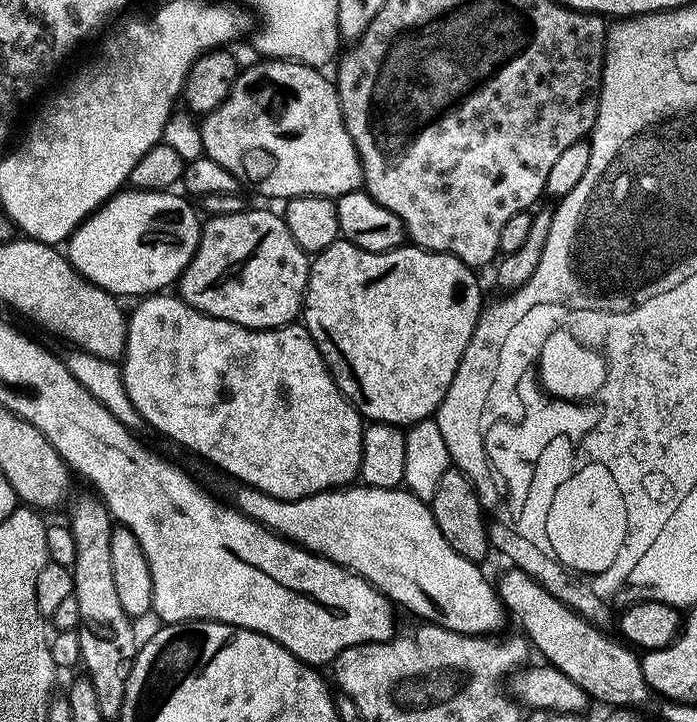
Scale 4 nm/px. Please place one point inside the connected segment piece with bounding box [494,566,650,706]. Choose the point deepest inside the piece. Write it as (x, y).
(605, 670)

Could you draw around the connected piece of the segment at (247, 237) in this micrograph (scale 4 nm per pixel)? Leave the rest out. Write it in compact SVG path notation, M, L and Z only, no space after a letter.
M256 208L251 210L245 210L238 214L226 214L225 216L208 216L203 221L200 230L200 241L196 247L196 253L194 258L186 266L184 273L180 276L178 281L178 295L180 299L187 302L187 304L204 312L208 316L213 316L219 320L225 320L226 322L234 322L238 326L243 328L283 328L291 325L292 320L301 315L304 307L304 291L308 285L308 270L310 267L309 253L303 252L298 246L298 242L294 242L294 238L290 234L290 230L286 226L283 215L277 214L276 216L272 212L267 212L264 208Z

